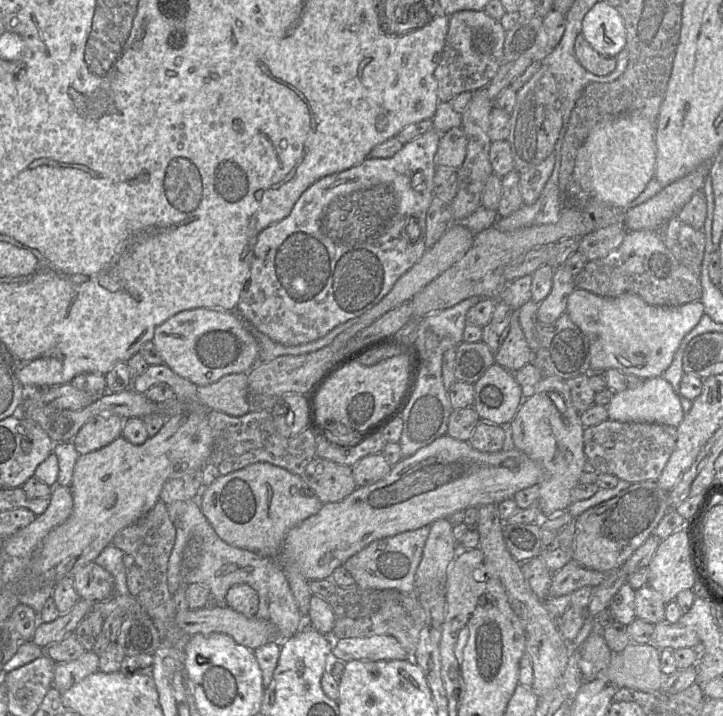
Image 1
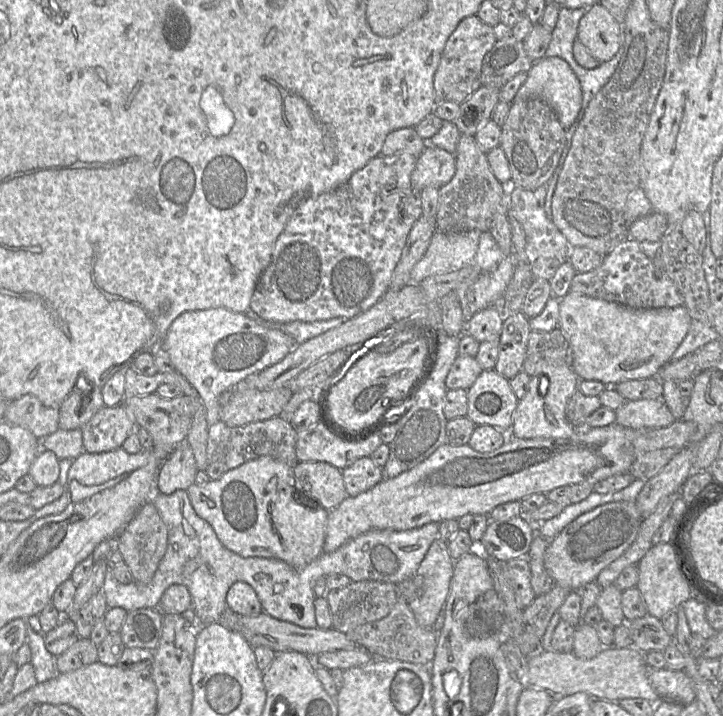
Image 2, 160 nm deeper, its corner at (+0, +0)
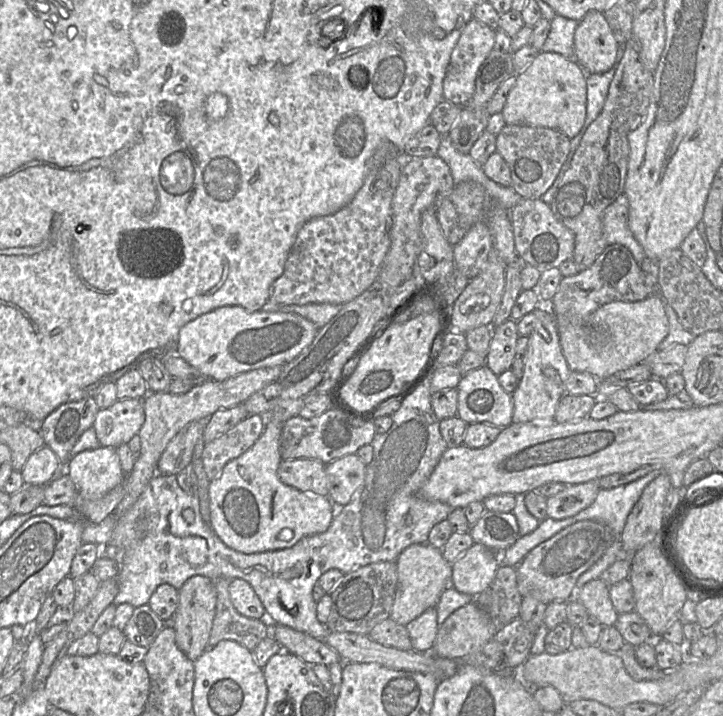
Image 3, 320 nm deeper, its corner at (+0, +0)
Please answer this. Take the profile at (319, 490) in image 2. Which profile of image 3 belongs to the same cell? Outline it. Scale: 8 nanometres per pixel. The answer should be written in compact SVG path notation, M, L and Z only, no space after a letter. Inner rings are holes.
M315 459L282 460L278 470L280 481L304 493L328 497L325 464Z

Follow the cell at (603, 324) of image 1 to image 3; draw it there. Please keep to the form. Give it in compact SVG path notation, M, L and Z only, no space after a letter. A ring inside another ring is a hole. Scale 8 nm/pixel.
M653 293L640 301L607 303L599 307L587 320L555 316L560 346L569 369L576 372L586 372L596 379L602 380L618 371L644 362L650 354L658 350L659 344L669 333L665 304L665 300L659 293Z

